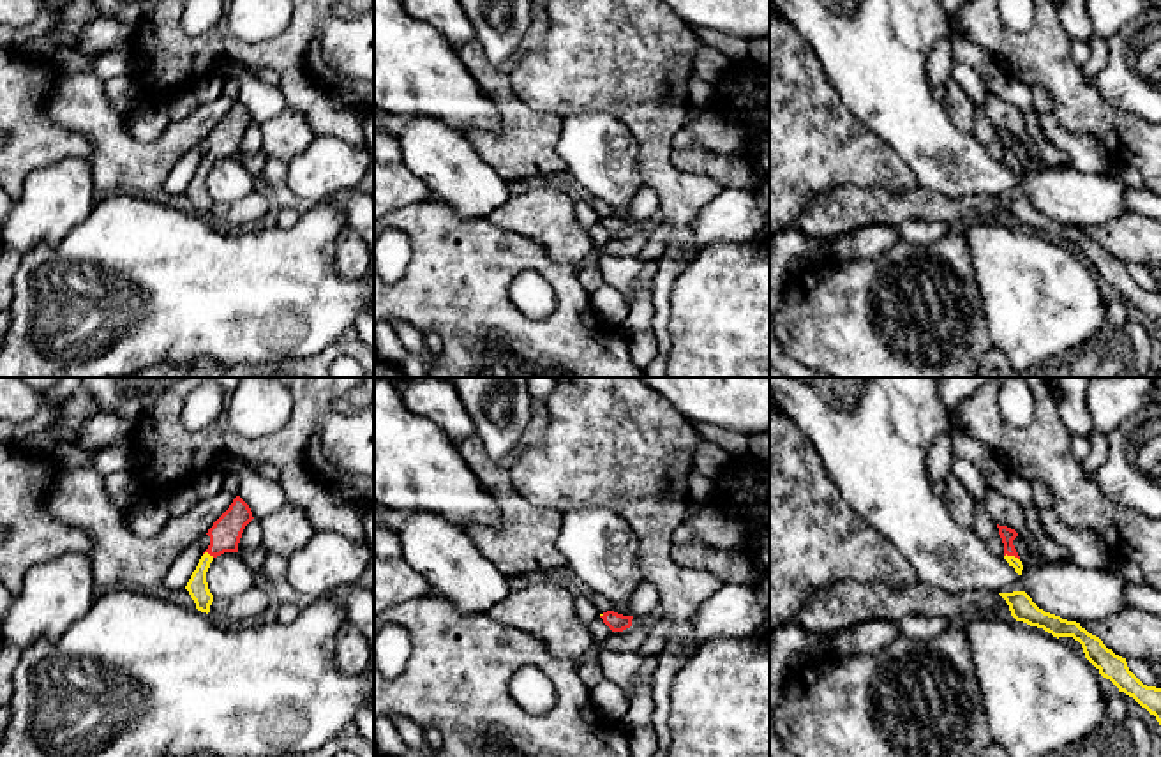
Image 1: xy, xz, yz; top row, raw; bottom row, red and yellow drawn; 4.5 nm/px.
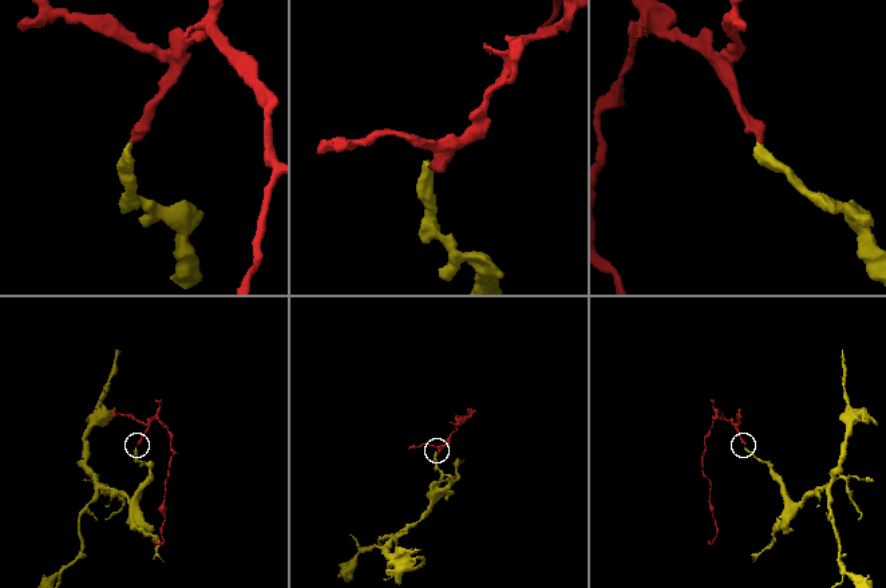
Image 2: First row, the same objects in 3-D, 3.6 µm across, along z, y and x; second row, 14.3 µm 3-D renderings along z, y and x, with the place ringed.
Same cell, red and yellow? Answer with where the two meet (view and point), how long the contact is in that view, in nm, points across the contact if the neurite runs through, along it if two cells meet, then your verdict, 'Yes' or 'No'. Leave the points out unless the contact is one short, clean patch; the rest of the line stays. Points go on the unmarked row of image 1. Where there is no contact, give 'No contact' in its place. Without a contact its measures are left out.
Touches red at yz (1011, 159). Shared border 80 nm. Path across: yz (1008, 140), (1011, 159), (1013, 166). Yes

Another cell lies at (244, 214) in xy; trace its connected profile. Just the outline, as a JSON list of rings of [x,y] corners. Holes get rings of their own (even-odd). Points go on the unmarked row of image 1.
[[[261,187],[235,203],[213,203],[210,221],[226,231],[256,228],[270,206],[270,196]]]

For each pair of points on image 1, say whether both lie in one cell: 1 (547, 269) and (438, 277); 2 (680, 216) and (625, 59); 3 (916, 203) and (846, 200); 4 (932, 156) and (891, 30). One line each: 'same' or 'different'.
1: same
2: same
3: same
4: same

